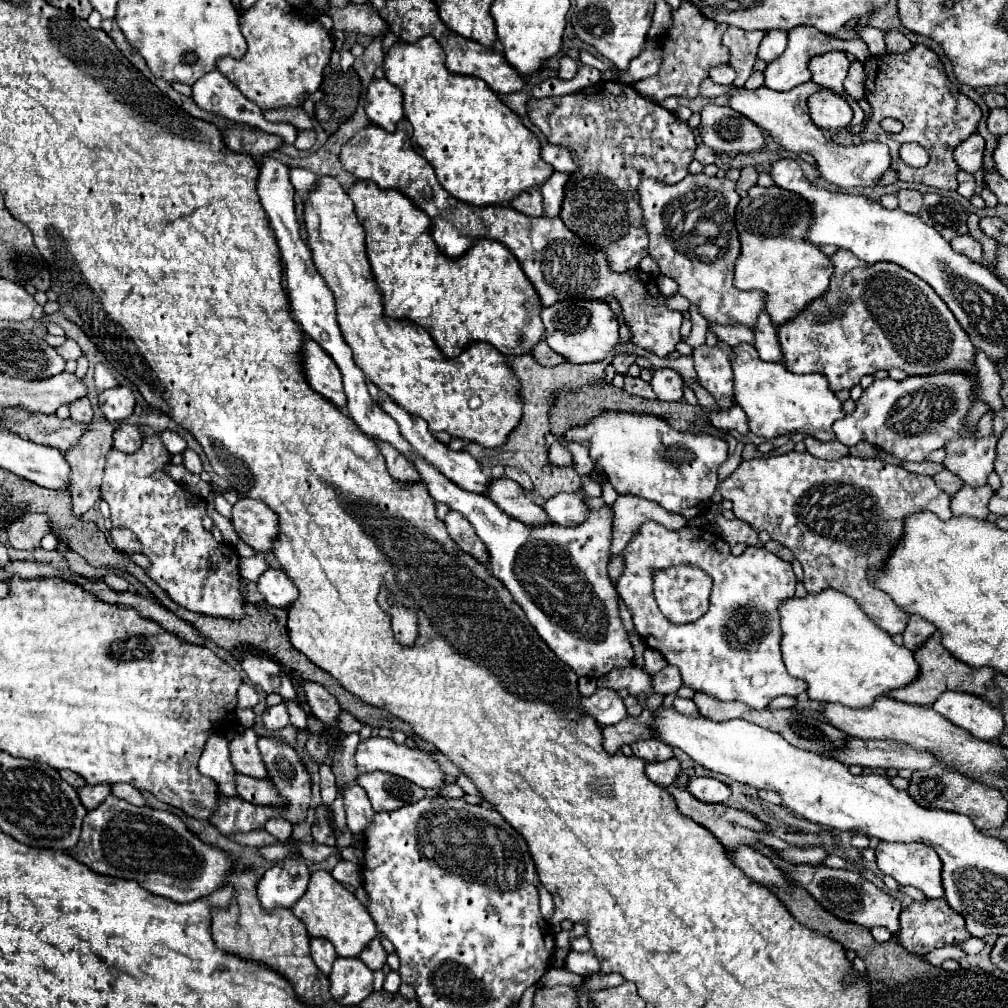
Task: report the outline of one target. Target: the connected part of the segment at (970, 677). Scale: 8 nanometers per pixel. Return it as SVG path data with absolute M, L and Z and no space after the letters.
M936 632L934 636L928 638L928 642L916 650L916 662L920 664L920 676L904 686L898 688L894 692L890 692L892 698L900 700L900 702L908 702L908 704L918 704L918 706L930 706L938 700L938 696L946 690L954 690L954 692L966 692L966 694L974 694L980 696L988 702L992 702L996 708L1002 708L1002 690L994 684L994 670L992 668L970 668L968 664L956 660L940 642L940 632Z

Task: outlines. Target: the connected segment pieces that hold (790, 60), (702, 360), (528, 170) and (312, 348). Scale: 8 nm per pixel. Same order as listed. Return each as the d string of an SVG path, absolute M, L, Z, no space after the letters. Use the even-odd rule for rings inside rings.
M798 26L798 28L792 28L788 32L788 46L782 52L782 56L778 56L776 60L772 60L766 66L764 86L768 86L770 90L776 90L776 92L788 92L788 90L800 86L800 84L808 82L808 78L810 78L810 72L806 70L808 60L812 56L826 54L826 52L832 52L832 50L852 53L861 63L866 62L871 56L867 44L861 39L841 40L826 36L826 34L822 34L822 32L818 32L816 28L810 28L810 26Z
M718 342L714 348L698 346L692 354L694 366L698 372L698 382L706 388L720 408L732 408L732 390L734 390L734 374L730 366L732 348Z
M422 36L416 42L398 42L384 54L386 80L392 82L404 94L404 116L414 128L412 144L420 156L424 156L444 190L448 190L458 200L474 206L506 204L528 188L538 188L542 192L544 216L558 216L564 198L564 186L568 174L554 172L544 160L540 160L538 138L522 124L522 120L498 100L498 96L480 78L452 74L444 66L444 50L432 36Z
M304 338L302 368L304 368L304 376L308 384L320 396L324 396L328 402L332 402L340 410L346 406L340 370L336 368L336 364L332 364L330 356L310 338Z

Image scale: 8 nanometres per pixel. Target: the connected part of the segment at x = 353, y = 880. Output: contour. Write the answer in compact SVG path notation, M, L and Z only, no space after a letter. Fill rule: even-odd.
M340 860L338 866L334 868L334 878L342 884L350 884L354 888L360 888L362 886L362 876L360 876L360 868L356 868L352 862L346 862L346 860ZM356 870L356 874L354 874Z

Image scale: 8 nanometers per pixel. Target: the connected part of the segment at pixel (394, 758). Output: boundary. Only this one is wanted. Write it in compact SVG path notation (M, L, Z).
M372 736L364 742L360 742L360 746L356 750L356 764L358 764L360 774L376 772L376 770L390 772L390 774L396 774L400 778L414 782L420 788L426 788L428 792L440 790L446 784L446 774L442 772L440 764L430 754L426 754L422 750L408 748L406 744L396 744L394 740L386 740L386 738L380 738L380 736Z

